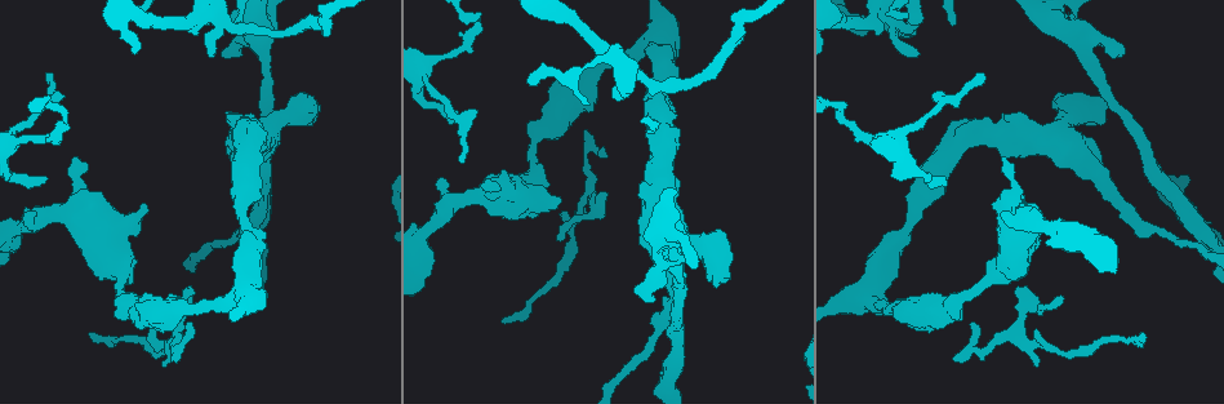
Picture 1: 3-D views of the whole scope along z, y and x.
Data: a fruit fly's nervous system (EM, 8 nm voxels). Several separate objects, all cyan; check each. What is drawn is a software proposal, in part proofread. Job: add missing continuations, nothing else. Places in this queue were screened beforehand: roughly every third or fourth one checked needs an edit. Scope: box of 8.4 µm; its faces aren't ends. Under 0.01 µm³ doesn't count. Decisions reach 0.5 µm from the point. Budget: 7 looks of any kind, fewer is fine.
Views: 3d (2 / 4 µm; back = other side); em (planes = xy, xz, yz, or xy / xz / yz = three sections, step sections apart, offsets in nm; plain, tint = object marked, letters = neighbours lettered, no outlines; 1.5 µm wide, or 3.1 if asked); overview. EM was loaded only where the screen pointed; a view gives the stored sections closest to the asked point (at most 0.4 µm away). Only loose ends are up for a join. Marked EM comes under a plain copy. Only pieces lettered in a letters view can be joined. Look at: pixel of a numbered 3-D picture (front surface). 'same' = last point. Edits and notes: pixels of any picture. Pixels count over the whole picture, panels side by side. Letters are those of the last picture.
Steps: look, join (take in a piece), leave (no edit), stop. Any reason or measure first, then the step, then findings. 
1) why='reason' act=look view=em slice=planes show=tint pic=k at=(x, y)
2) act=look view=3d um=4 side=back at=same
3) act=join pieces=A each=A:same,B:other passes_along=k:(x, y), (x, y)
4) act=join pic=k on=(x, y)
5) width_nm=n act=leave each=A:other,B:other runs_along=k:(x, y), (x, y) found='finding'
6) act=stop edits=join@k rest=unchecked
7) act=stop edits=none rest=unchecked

why='branch stops here' act=look view=3d um=4 pic=1 at=(636, 291)

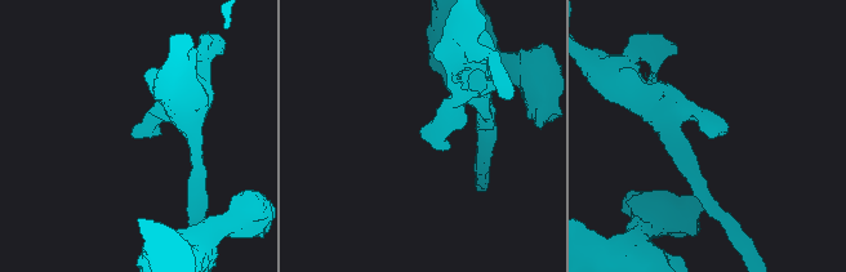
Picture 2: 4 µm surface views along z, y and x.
why='now the EM' act=look view=em slice=planes show=letters pic=2 at=(421, 135)

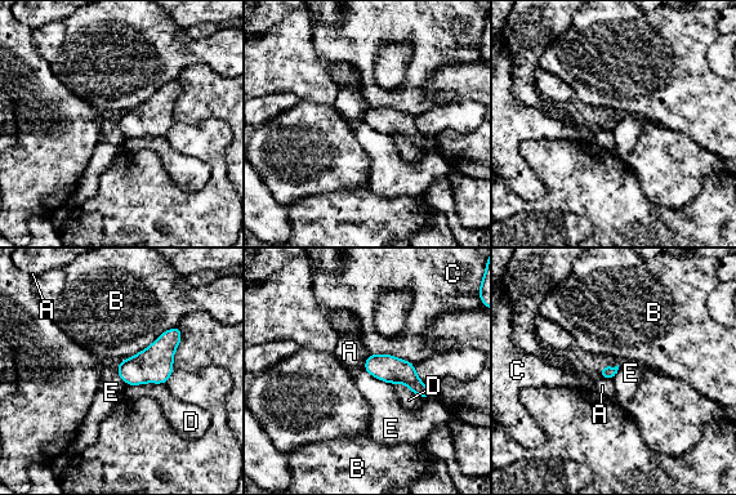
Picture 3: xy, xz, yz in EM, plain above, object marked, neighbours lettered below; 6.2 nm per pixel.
act=leave each=A:other,B:other,C:other,D:other,E:other runs_along=3:(371, 357), (428, 395) found='no lettered piece goes on from it'

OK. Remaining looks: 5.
why='long arm stops here' act=look view=em slice=xy step=8 show=tint pic=1 at=(49, 77)

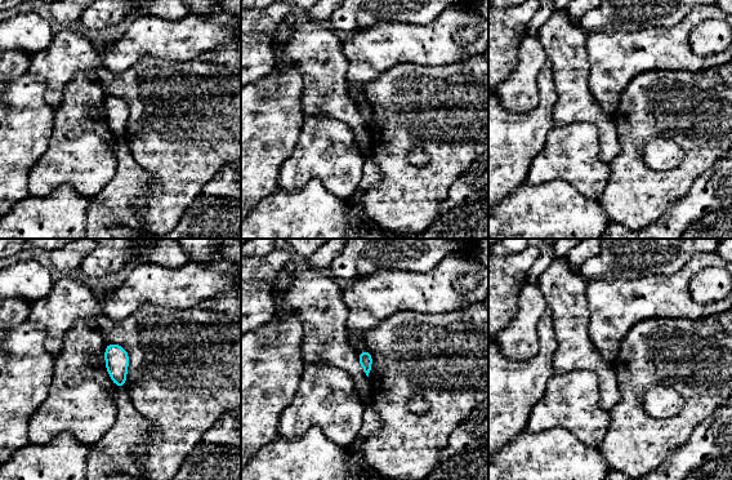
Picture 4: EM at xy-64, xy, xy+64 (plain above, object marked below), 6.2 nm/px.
why='another direction' act=look view=em slice=planes show=letters at=same

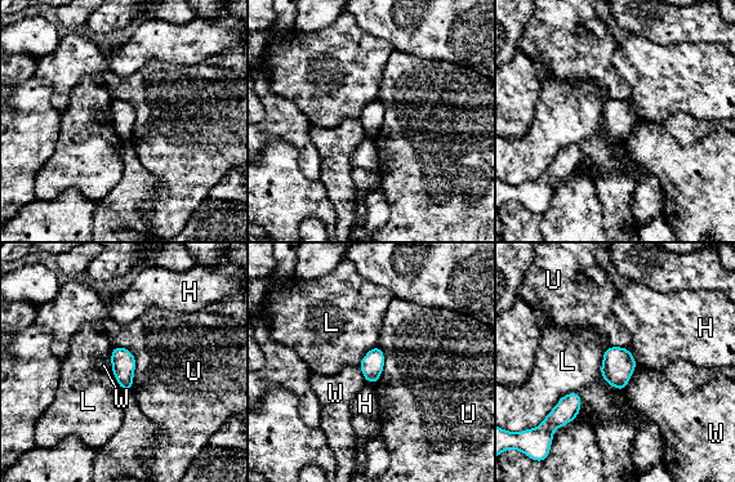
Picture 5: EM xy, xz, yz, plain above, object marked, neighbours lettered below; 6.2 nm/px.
act=leave each=H:other,L:other,U:other,W:other border=5:(580, 395), (566, 393), (546, 418) found='no lettered piece goes on from it'

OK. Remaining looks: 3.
why='tapers out' act=look view=em slice=xy step=4 show=tint pic=1 at=(172, 357)

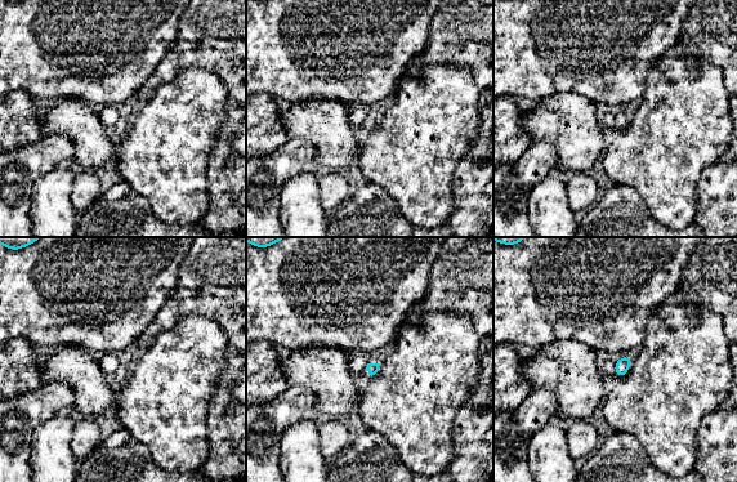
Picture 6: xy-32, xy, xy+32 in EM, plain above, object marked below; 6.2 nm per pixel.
act=look view=em slice=planes show=letters at=same

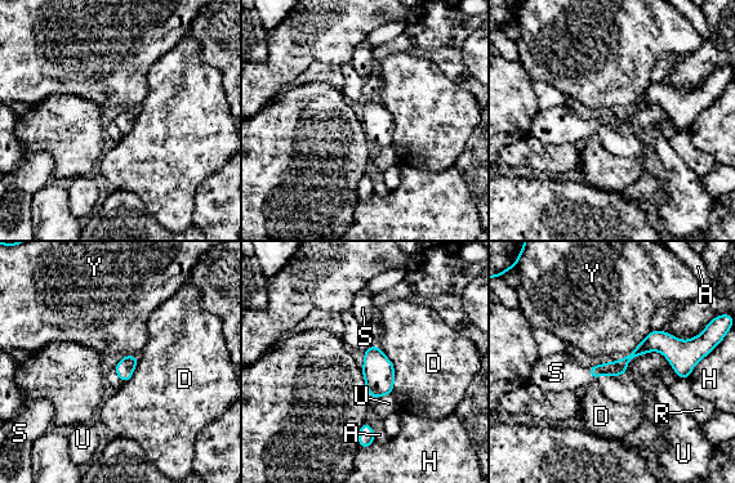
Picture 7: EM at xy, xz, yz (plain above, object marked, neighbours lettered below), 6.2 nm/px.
act=join pieces=S each=A:other,D:other,H:other,R:other,S:same,U:other,Y:other passes_along=7:(611, 369), (591, 375), (556, 372) found='the neuron continues'

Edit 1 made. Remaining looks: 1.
act=stop edits=join@7 rest=unchecked

